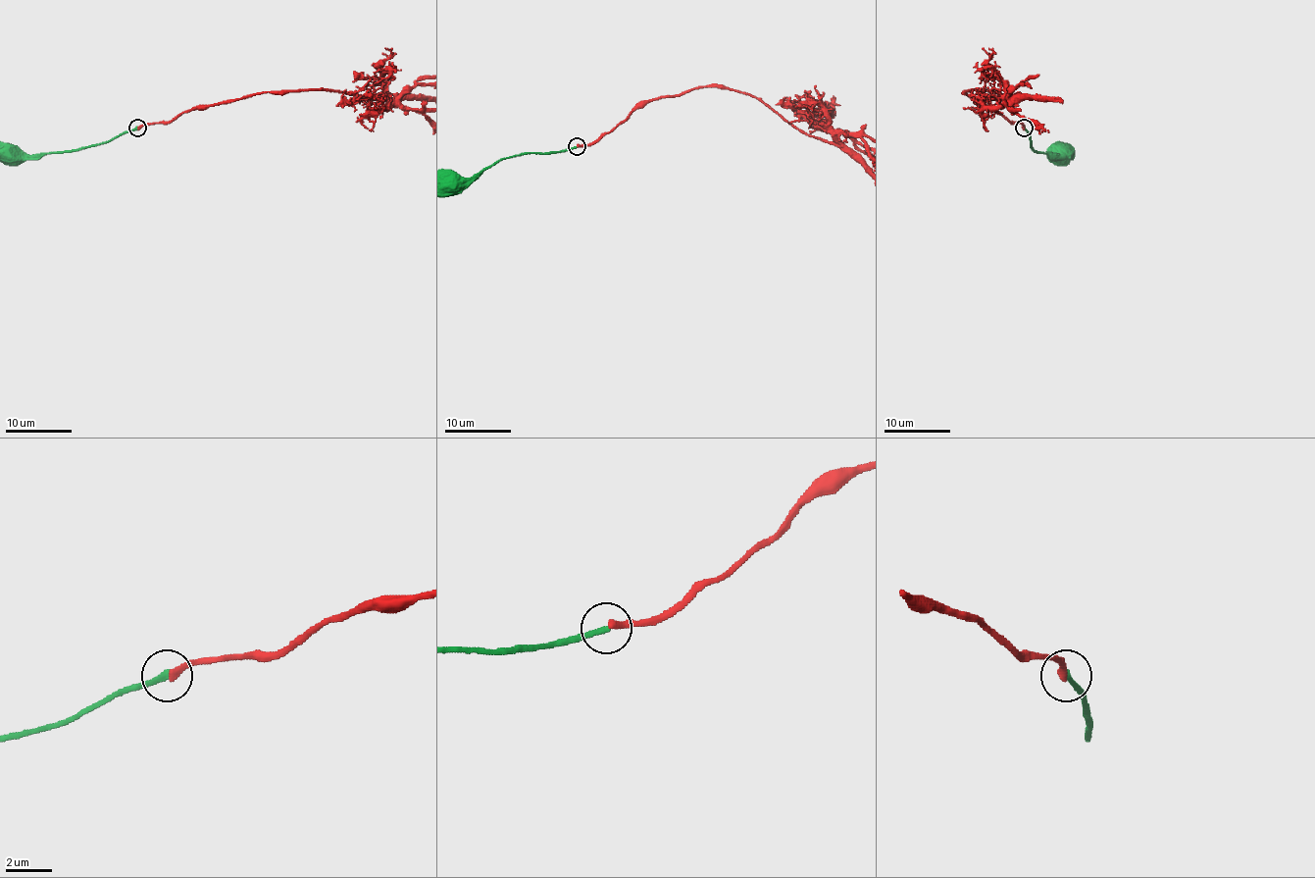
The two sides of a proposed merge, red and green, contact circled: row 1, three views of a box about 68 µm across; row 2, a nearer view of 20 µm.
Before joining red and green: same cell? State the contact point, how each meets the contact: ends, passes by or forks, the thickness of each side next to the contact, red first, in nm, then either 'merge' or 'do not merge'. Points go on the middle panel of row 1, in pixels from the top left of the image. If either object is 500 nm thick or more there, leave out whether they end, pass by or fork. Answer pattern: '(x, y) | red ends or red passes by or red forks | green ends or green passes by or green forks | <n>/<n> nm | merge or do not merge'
(577, 146) | red ends | green ends | 320/280 nm | merge

